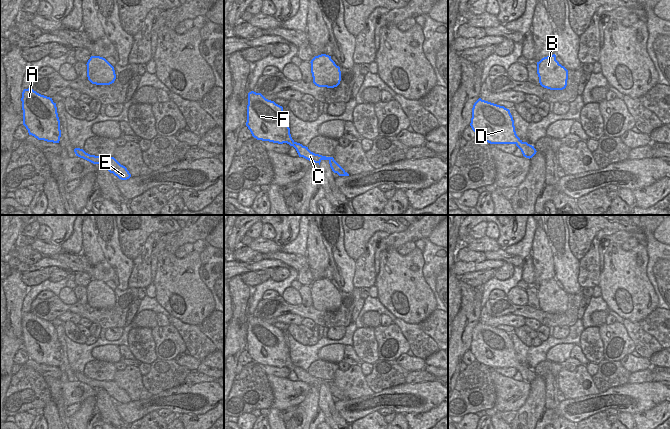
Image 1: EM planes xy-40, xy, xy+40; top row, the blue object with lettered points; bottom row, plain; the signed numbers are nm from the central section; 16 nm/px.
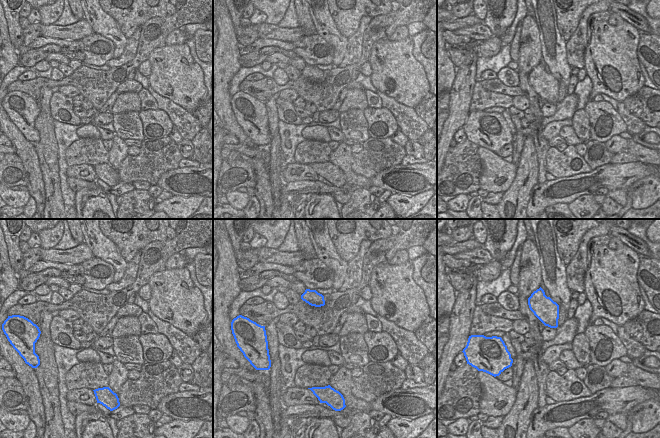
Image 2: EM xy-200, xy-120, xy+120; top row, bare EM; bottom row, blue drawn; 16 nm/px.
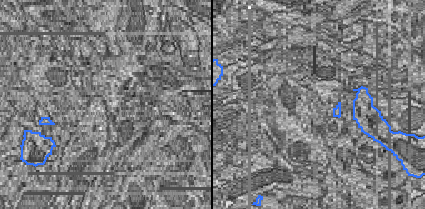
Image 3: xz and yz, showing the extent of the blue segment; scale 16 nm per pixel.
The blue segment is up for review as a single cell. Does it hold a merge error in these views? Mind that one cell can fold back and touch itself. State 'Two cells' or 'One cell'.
One cell.

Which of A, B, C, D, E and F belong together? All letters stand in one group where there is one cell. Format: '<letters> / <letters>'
A B C D E F

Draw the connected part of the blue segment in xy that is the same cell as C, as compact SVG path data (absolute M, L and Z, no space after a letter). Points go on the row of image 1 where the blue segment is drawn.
M254 91L248 93L246 126L257 140L278 144L287 143L296 149L299 157L319 165L322 160L328 160L334 173L337 173L339 176L349 176L333 157L315 154L308 147L295 142L291 137L283 107L274 101L266 99L261 93Z

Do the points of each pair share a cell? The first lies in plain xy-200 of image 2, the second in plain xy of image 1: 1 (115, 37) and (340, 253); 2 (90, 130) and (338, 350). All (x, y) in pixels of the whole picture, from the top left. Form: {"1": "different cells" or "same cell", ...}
{"1": "same cell", "2": "same cell"}

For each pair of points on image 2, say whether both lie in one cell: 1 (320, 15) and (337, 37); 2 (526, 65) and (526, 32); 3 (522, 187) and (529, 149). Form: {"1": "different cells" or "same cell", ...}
{"1": "same cell", "2": "same cell", "3": "same cell"}

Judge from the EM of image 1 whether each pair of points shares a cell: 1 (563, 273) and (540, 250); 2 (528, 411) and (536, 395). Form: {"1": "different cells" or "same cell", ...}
{"1": "different cells", "2": "same cell"}

